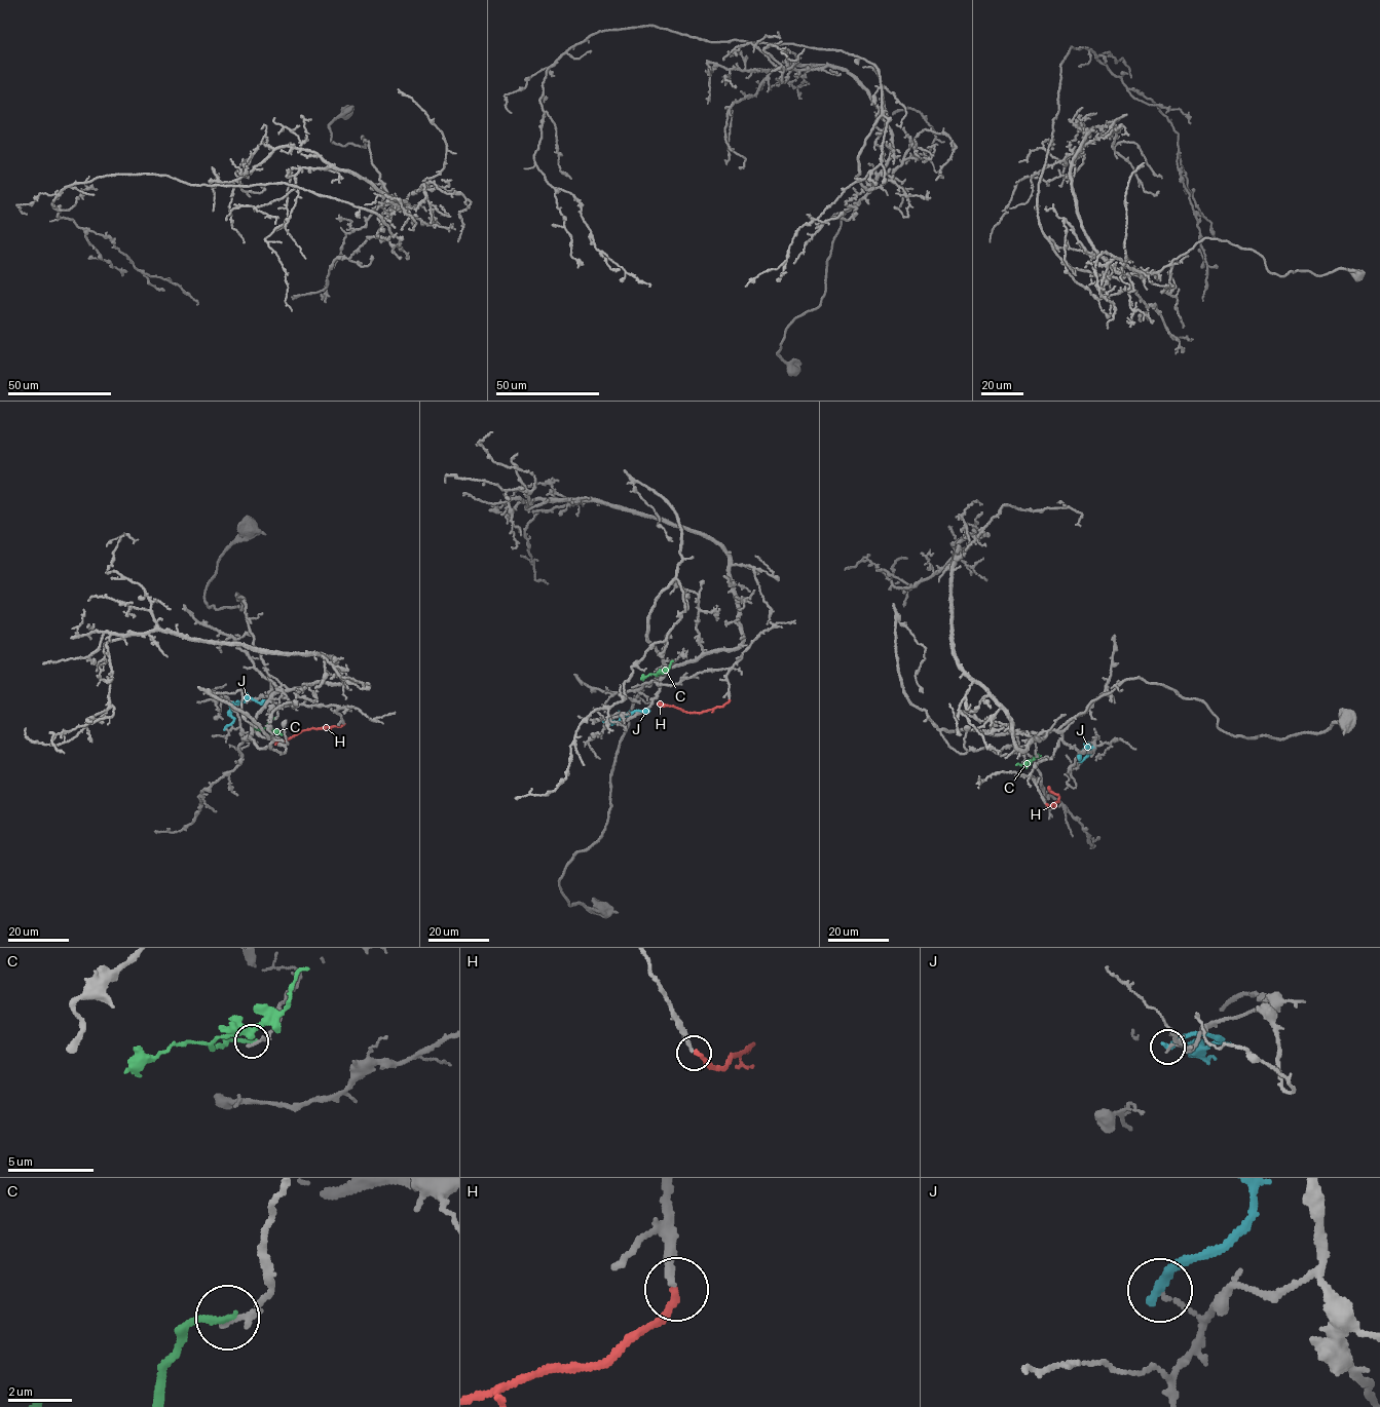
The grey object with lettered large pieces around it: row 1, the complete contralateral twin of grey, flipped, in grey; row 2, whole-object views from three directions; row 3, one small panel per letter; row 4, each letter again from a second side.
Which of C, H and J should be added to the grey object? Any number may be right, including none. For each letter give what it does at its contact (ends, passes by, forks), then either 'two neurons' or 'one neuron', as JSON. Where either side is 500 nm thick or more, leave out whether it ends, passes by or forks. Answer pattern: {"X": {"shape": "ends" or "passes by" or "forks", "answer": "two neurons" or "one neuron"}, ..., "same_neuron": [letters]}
{"C": {"shape": "ends", "answer": "two neurons"}, "H": {"shape": "ends", "answer": "one neuron"}, "J": {"shape": "ends", "answer": "two neurons"}, "same_neuron": ["H"]}

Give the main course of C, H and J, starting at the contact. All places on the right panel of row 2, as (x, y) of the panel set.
C: (1038, 755), (1023, 765), (1015, 765)
H: (1045, 803), (1051, 806), (1059, 797), (1047, 788)
J: (1080, 762), (1091, 750), (1085, 749), (1079, 759)

